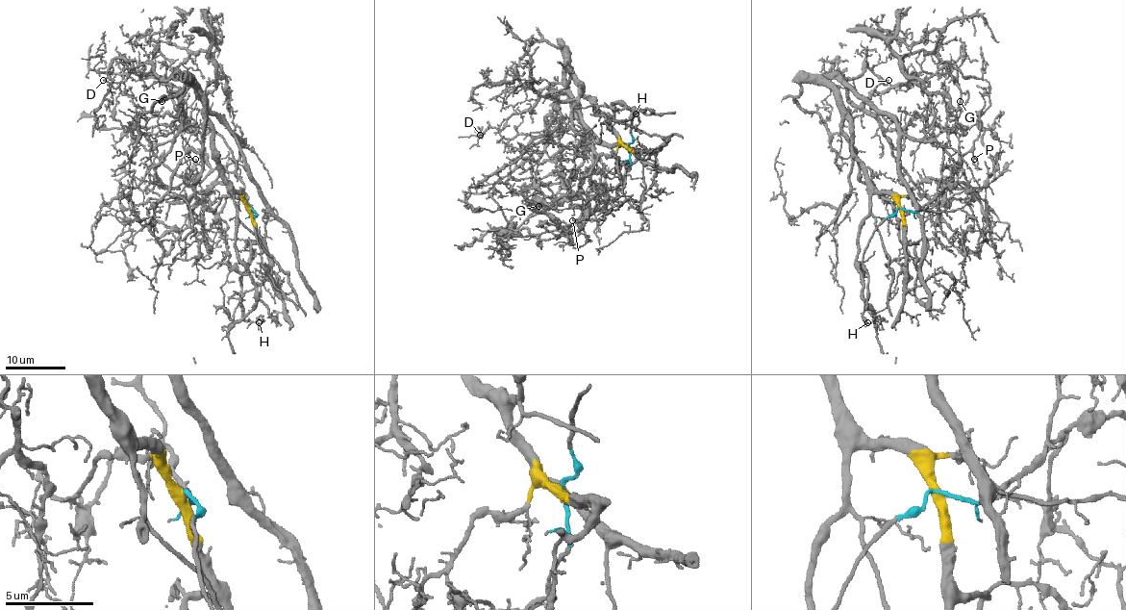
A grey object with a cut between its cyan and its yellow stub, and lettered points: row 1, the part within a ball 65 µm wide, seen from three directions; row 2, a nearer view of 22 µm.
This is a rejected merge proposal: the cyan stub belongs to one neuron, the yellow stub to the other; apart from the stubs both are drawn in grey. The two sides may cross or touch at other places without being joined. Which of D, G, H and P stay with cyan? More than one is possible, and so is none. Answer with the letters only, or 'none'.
G, P

